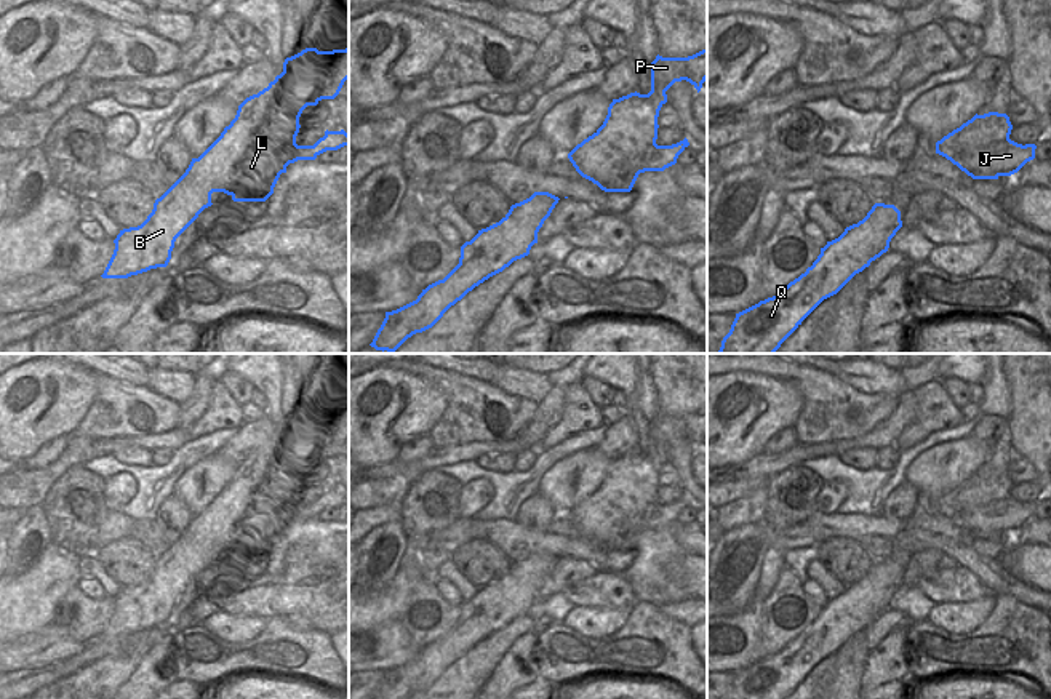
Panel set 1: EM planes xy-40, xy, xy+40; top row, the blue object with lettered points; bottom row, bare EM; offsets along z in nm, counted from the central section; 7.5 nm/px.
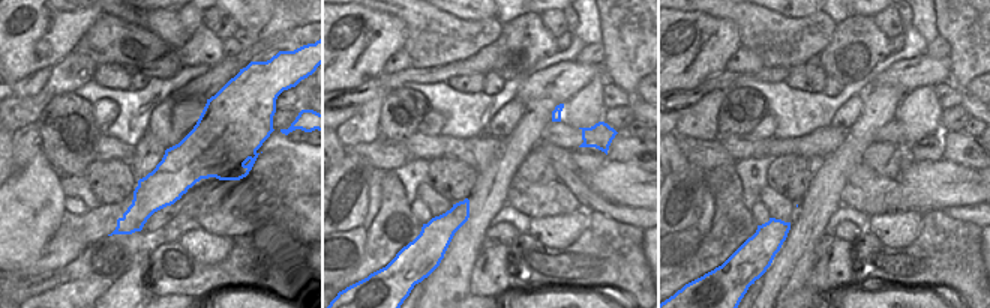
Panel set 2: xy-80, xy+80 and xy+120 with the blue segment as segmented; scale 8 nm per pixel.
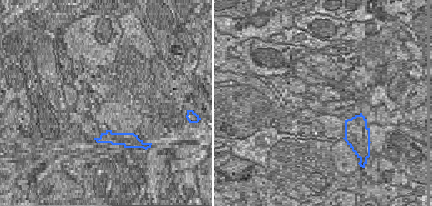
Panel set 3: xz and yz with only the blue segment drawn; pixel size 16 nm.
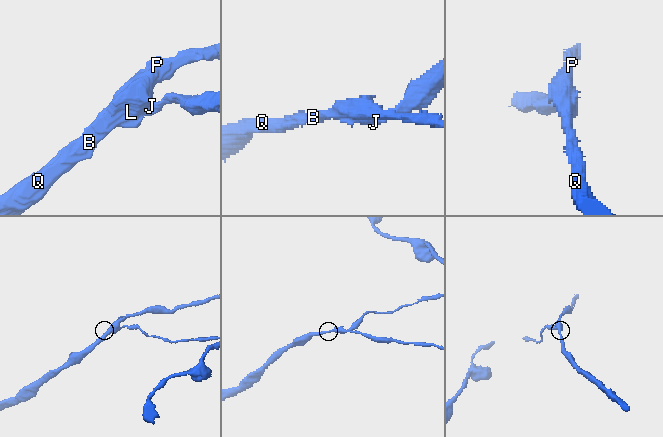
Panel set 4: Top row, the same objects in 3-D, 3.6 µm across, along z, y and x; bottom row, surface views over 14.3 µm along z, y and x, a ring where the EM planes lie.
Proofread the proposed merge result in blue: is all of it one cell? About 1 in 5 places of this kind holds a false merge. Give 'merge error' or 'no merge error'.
merge error

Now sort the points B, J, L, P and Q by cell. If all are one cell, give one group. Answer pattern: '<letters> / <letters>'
B L P Q / J

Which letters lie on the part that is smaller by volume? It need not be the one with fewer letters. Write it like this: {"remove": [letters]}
{"remove": ["J"]}

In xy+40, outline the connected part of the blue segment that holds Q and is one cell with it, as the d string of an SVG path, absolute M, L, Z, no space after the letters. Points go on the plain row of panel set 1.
M875 561L862 579L827 600L813 624L779 653L736 672L723 699L785 699L824 657L886 611L901 585L894 563Z

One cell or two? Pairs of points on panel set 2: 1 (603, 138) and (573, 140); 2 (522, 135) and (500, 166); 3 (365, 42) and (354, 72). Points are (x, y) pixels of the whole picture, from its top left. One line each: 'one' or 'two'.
1: one
2: one
3: one

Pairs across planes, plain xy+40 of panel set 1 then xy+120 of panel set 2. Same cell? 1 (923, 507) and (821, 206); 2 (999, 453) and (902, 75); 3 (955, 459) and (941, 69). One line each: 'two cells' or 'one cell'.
1: one cell
2: two cells
3: one cell

